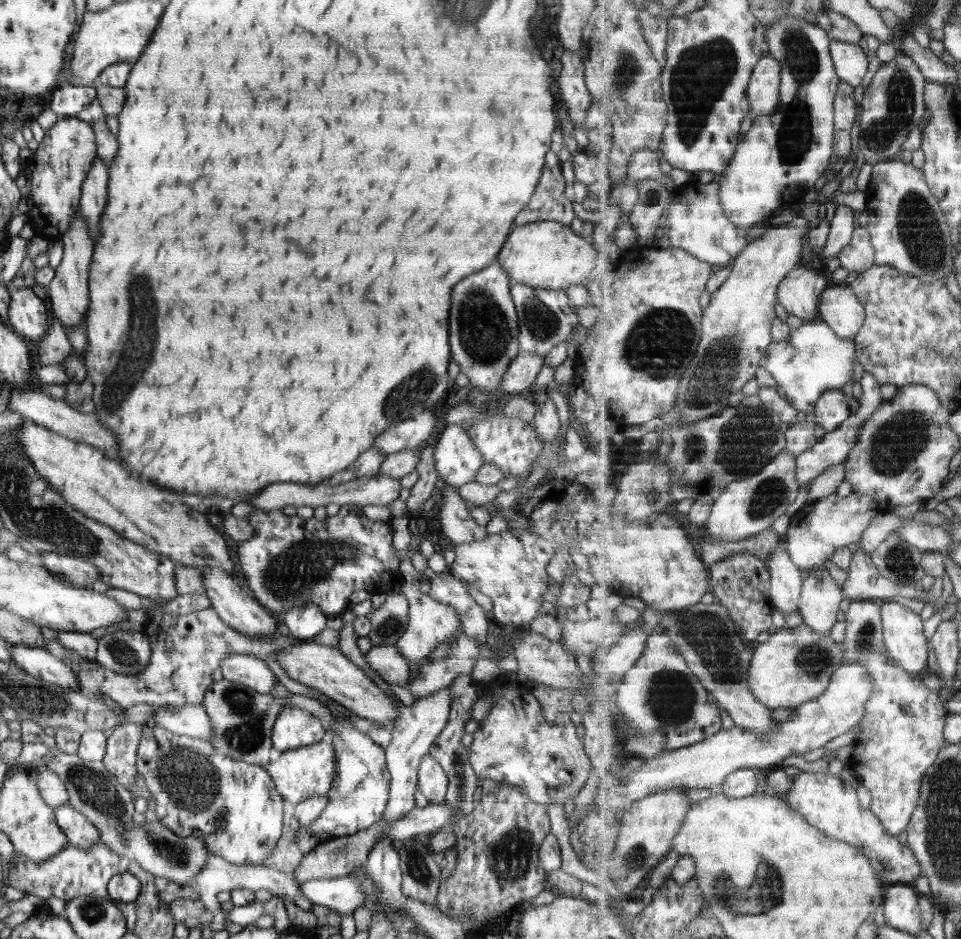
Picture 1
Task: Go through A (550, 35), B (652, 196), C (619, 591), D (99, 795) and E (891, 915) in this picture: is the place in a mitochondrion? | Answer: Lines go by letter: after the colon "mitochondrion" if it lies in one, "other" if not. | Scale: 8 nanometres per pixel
A: other
B: mitochondrion
C: other
D: mitochondrion
E: other

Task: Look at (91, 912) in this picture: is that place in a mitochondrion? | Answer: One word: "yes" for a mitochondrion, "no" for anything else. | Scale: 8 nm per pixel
yes

